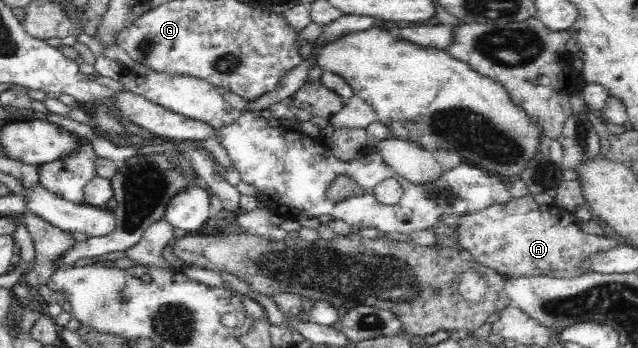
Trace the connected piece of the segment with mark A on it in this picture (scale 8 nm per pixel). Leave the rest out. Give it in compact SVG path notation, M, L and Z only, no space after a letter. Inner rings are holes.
M530 193L525 196L519 198L512 198L509 202L504 202L498 205L493 205L492 207L488 207L488 209L484 209L478 213L468 213L468 215L464 215L460 217L459 223L456 227L454 227L455 231L458 234L458 238L454 238L454 242L458 243L463 247L463 249L467 249L472 254L473 260L482 267L482 270L486 269L496 269L498 273L500 273L504 277L510 276L535 276L536 274L546 274L552 277L574 277L575 275L586 274L590 271L583 271L583 267L581 267L581 263L588 257L598 252L605 252L611 250L613 247L618 245L618 242L614 238L610 238L609 236L598 236L593 234L584 233L580 228L580 221L576 218L573 212L566 211L562 209L559 202L553 202L552 204L538 204L534 200L534 196Z

